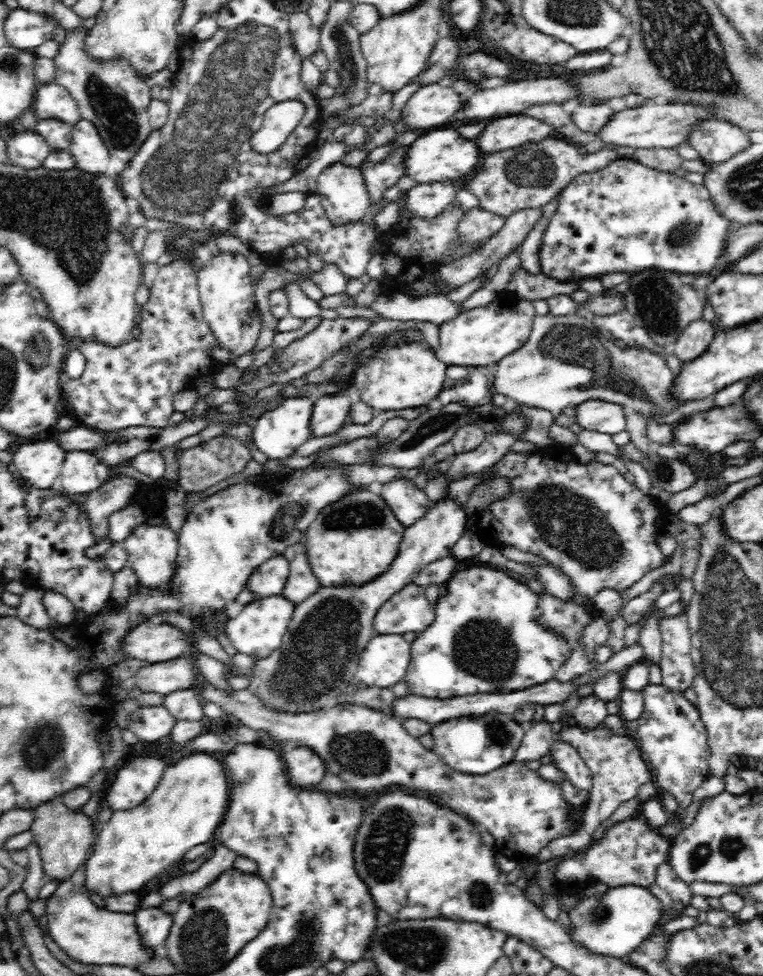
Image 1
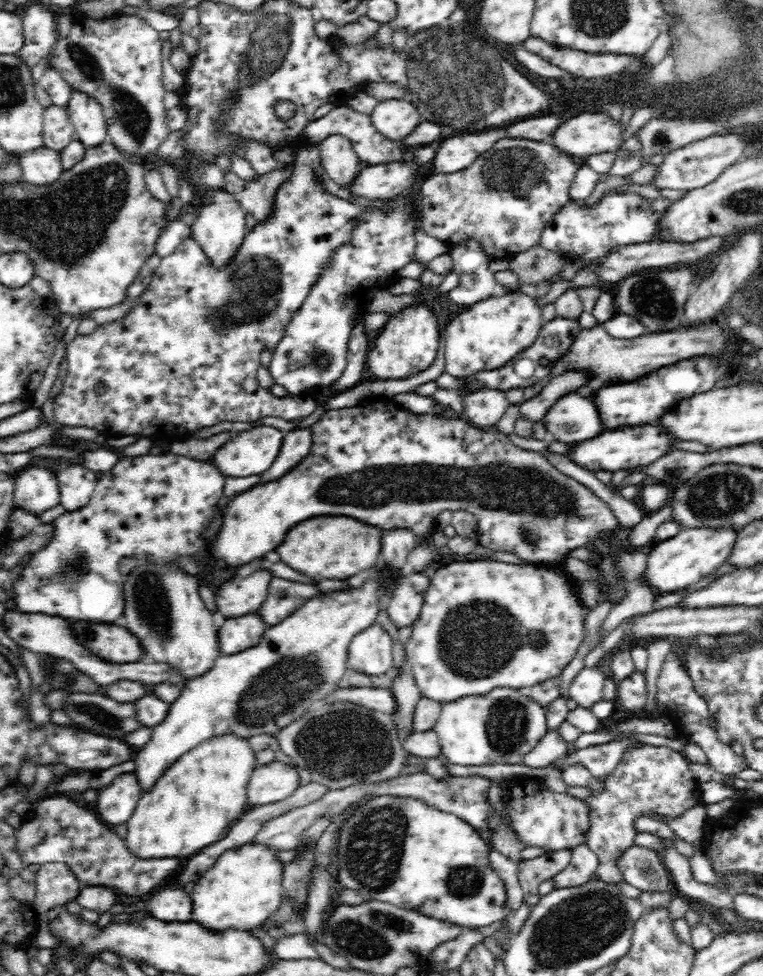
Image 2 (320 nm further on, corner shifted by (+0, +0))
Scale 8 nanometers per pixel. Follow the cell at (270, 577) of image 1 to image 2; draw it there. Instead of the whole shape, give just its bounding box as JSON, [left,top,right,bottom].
[215,569,270,619]

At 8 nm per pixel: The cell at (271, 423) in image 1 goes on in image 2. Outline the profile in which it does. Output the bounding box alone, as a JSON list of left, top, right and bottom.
[209,425,284,478]

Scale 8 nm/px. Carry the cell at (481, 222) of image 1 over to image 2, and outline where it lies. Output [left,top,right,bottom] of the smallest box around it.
[447,239,499,306]

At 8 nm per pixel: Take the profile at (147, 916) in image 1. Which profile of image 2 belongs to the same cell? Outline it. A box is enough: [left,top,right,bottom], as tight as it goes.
[146,878,193,922]

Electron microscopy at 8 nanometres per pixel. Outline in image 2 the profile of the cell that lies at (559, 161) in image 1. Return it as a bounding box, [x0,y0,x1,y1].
[418,139,578,257]

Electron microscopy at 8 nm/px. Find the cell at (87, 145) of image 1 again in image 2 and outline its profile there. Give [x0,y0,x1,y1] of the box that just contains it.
[65,89,108,148]

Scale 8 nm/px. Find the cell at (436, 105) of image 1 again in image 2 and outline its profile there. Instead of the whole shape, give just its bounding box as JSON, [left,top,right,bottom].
[369,98,422,141]

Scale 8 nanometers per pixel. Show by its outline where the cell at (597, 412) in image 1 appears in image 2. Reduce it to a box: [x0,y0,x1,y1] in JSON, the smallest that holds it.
[542,394,606,445]

